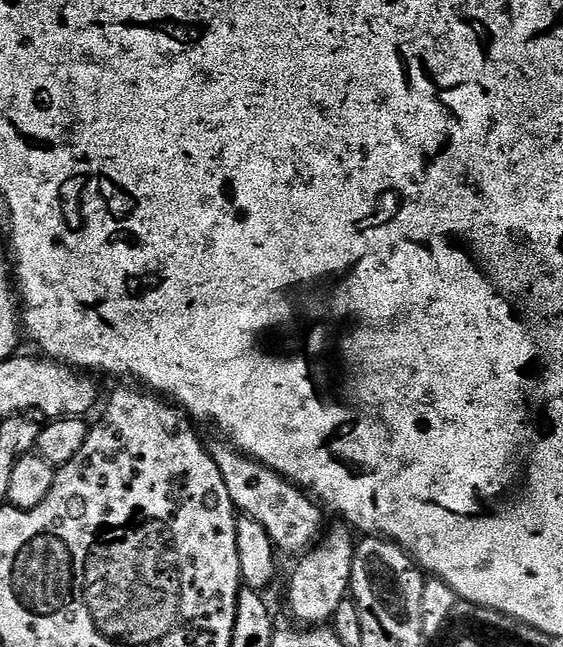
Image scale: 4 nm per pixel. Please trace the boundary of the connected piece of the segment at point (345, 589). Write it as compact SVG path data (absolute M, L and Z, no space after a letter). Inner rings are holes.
M329 527L316 547L299 557L300 565L292 572L292 581L288 584L288 608L296 619L293 621L301 625L327 625L334 610L338 610L341 602L349 599L352 587L352 559L356 553L356 544L354 539L352 540L353 533L347 527L339 527Z

